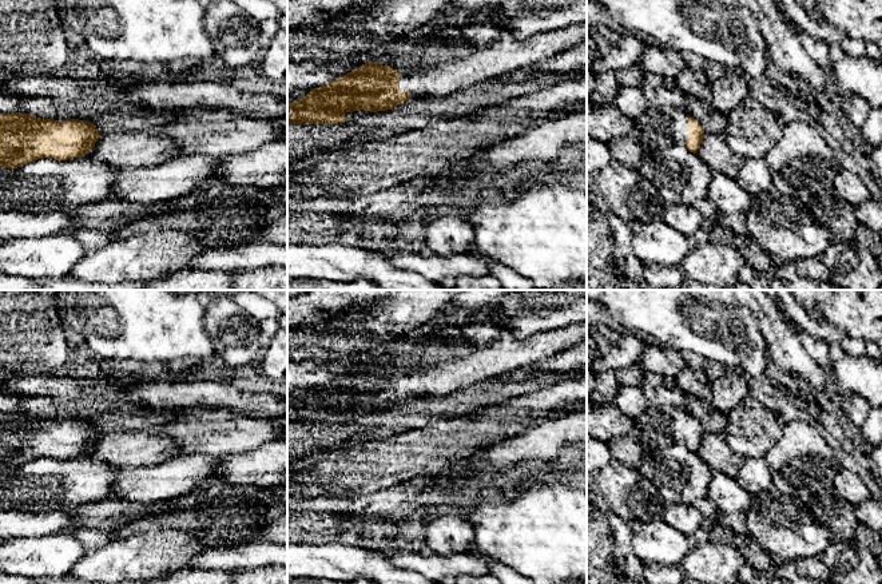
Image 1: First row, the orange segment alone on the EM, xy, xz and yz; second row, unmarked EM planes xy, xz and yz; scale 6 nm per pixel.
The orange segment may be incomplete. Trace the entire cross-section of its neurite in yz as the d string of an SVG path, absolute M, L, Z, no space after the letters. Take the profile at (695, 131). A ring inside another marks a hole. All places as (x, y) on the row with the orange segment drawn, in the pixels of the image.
M674 108L667 116L666 136L671 142L684 143L696 154L704 139L704 131L703 126L683 108Z

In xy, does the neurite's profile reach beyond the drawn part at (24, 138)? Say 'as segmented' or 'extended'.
as segmented

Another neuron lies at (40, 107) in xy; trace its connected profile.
M28 98L23 104L24 114L53 120L88 120L96 126L100 135L119 131L156 132L178 116L190 111L154 110L123 103L103 103L95 99L69 104L56 104L48 98Z

